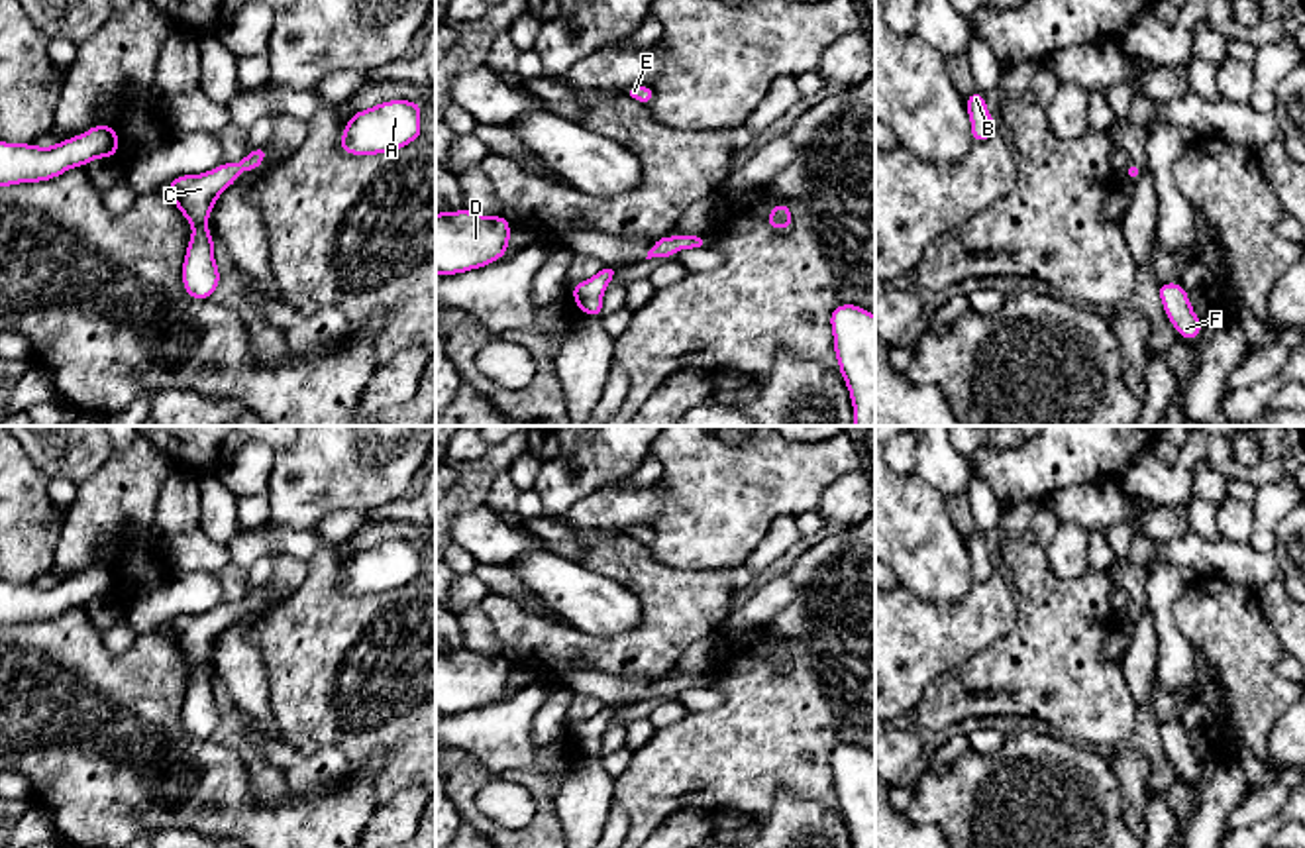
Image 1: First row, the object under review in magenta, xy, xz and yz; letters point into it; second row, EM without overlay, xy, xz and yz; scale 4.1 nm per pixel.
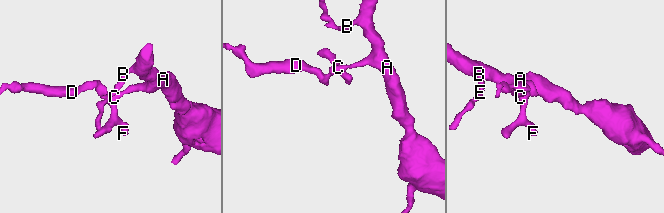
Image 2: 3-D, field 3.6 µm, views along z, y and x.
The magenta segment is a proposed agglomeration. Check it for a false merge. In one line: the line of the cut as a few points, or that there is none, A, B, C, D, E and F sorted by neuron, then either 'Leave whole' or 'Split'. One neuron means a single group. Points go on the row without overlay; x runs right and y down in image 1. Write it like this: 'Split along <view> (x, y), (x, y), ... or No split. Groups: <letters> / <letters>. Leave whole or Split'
No split. Groups: A B C D E F. Leave whole

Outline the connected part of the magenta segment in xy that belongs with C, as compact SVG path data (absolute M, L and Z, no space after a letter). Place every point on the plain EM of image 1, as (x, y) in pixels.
M263 585L249 591L239 605L222 603L202 614L181 614L167 626L165 632L192 663L192 677L186 683L186 697L183 701L183 726L188 736L198 740L210 738L220 724L214 679L206 667L218 636L237 620L241 610L257 610L267 595L269 591Z

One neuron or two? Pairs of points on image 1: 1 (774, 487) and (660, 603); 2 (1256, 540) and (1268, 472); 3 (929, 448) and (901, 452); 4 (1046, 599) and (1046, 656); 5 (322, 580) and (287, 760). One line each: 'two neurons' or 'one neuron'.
1: two neurons
2: two neurons
3: two neurons
4: one neuron
5: two neurons

